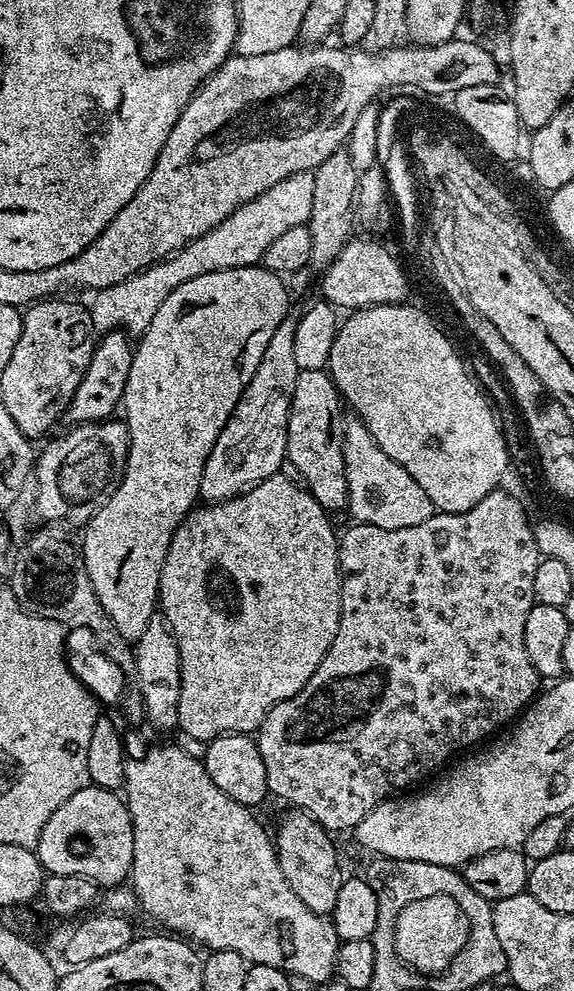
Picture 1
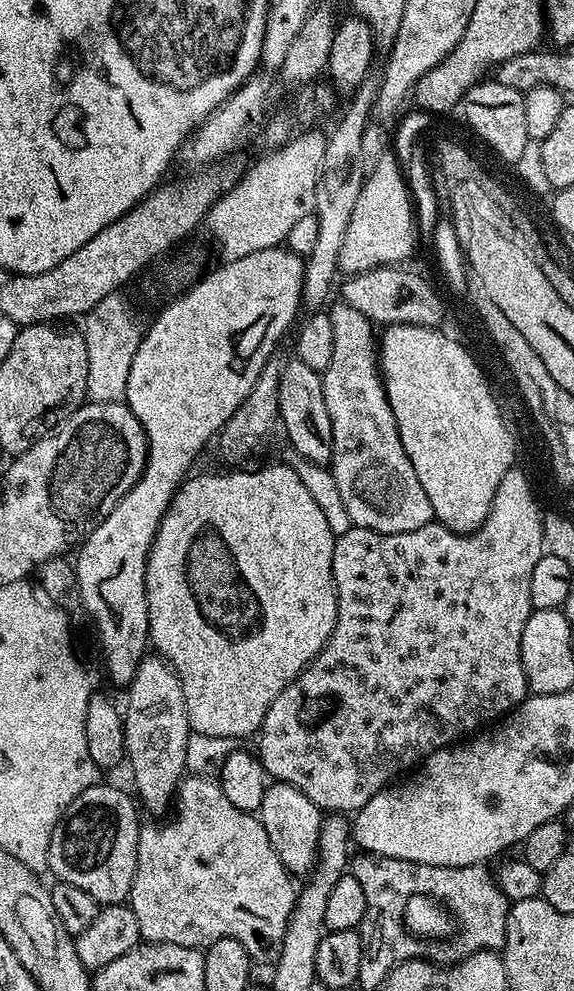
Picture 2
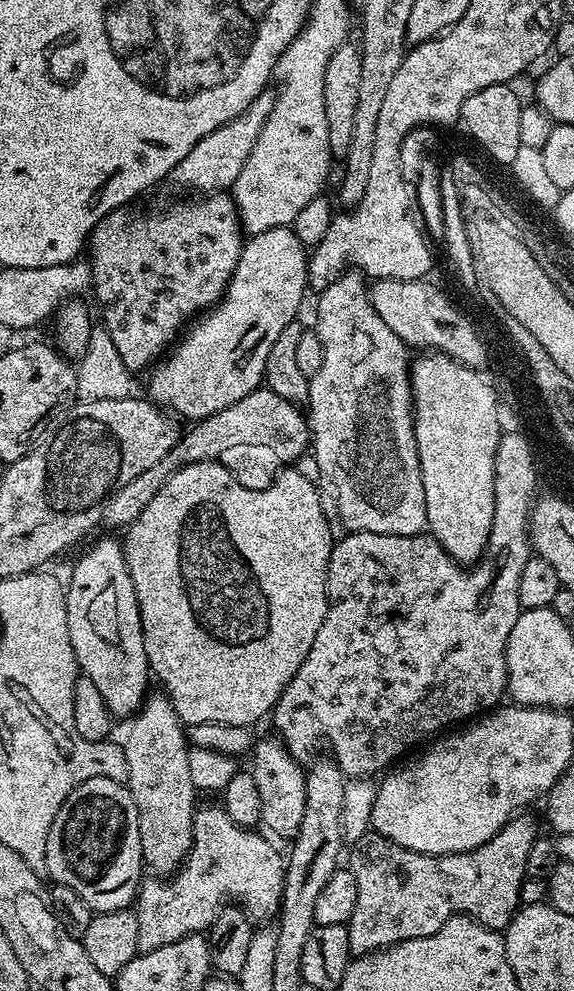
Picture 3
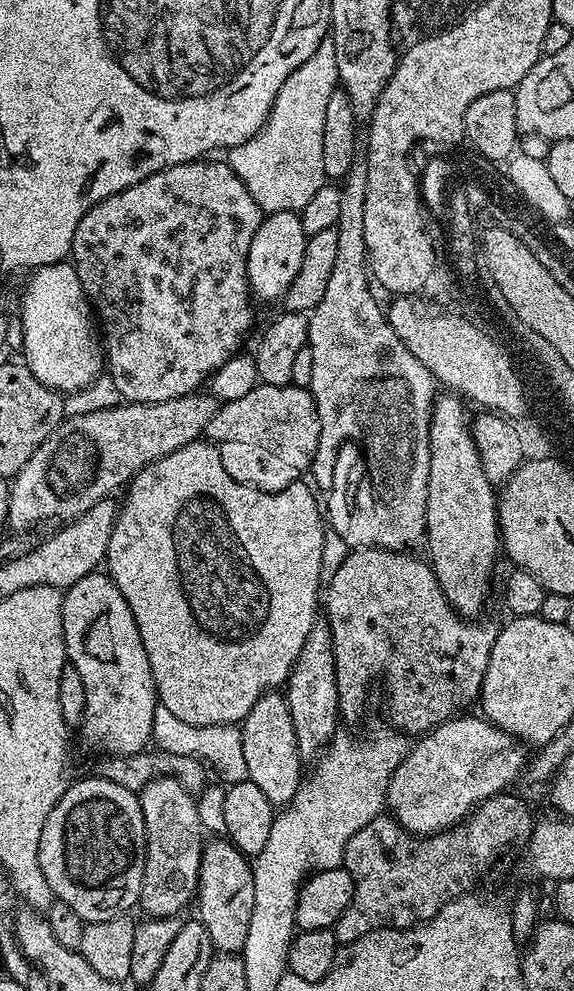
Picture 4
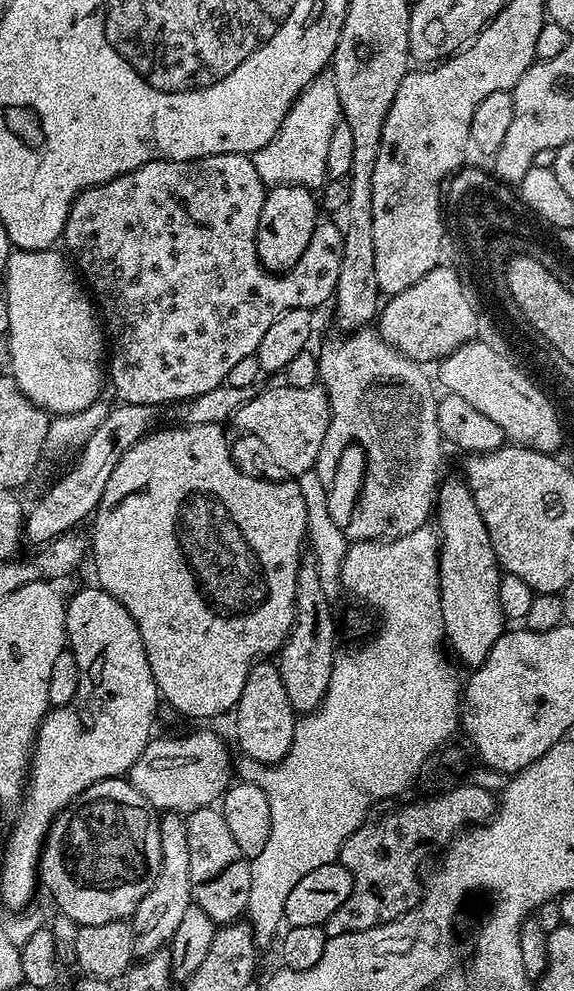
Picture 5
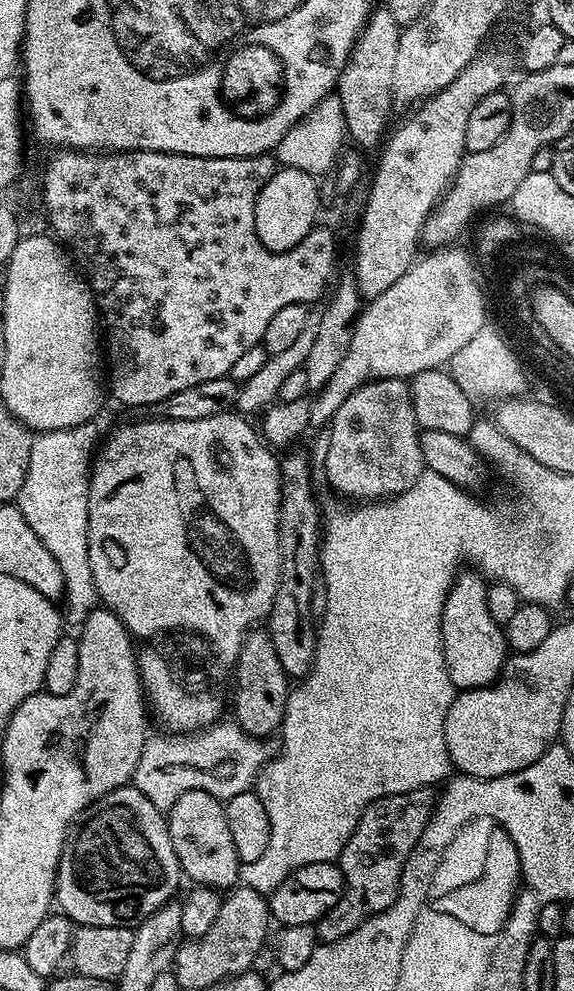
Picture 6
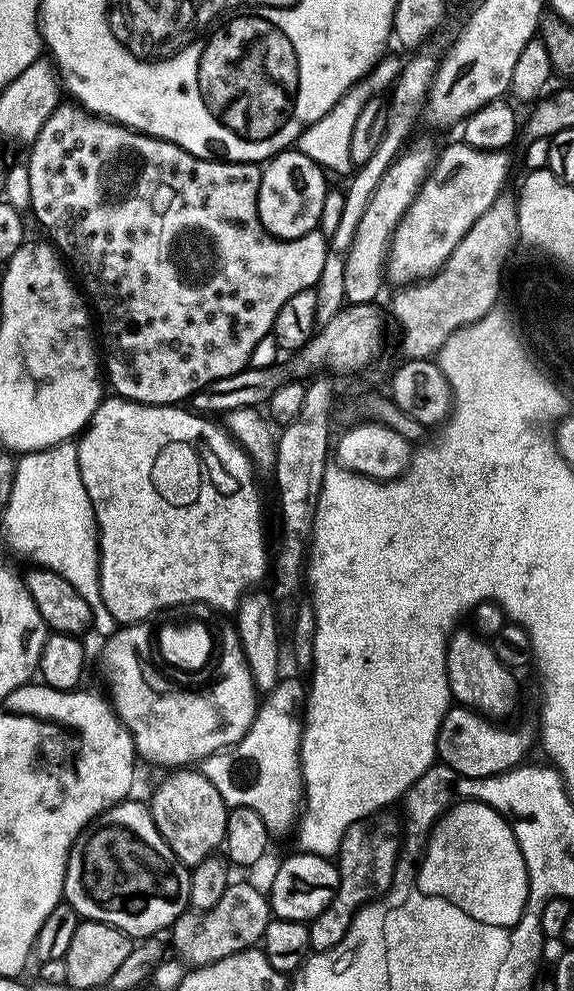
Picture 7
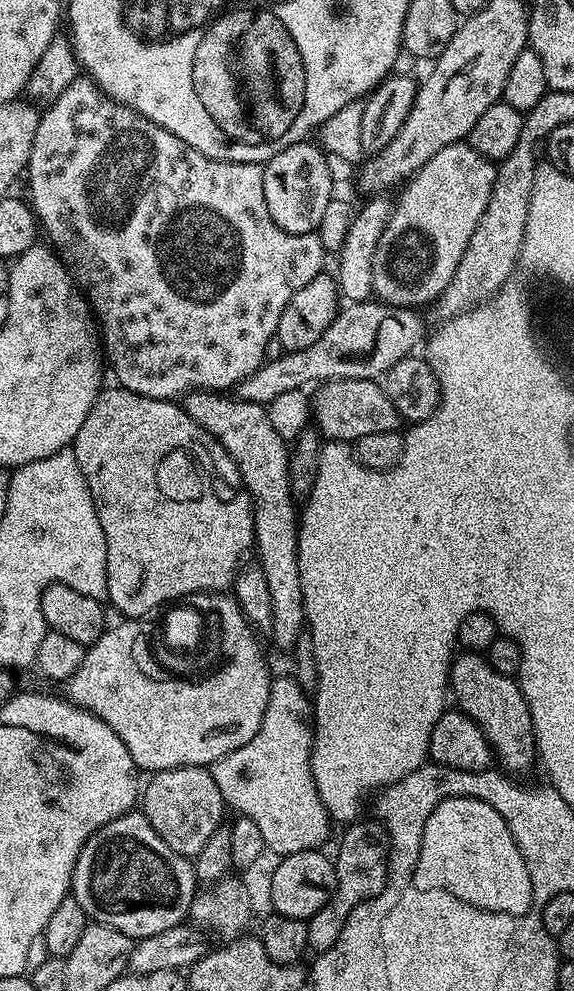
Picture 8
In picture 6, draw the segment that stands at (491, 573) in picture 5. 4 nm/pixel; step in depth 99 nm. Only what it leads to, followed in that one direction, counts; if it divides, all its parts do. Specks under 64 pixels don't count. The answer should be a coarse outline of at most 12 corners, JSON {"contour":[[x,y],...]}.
{"contour":[[461,571],[440,615],[453,689],[495,684],[510,655],[479,571]]}

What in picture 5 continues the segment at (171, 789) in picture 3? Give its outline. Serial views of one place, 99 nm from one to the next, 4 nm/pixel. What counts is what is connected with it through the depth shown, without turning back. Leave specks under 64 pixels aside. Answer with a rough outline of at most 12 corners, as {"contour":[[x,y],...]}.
{"contour":[[160,819],[162,866],[130,918],[133,957],[165,949],[192,906],[185,819]]}

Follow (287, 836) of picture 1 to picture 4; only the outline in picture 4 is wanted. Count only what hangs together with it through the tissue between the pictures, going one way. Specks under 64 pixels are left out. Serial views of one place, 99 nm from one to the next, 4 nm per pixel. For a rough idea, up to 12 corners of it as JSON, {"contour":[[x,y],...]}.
{"contour":[[263,692],[239,730],[248,779],[291,802],[302,761],[285,693]]}

